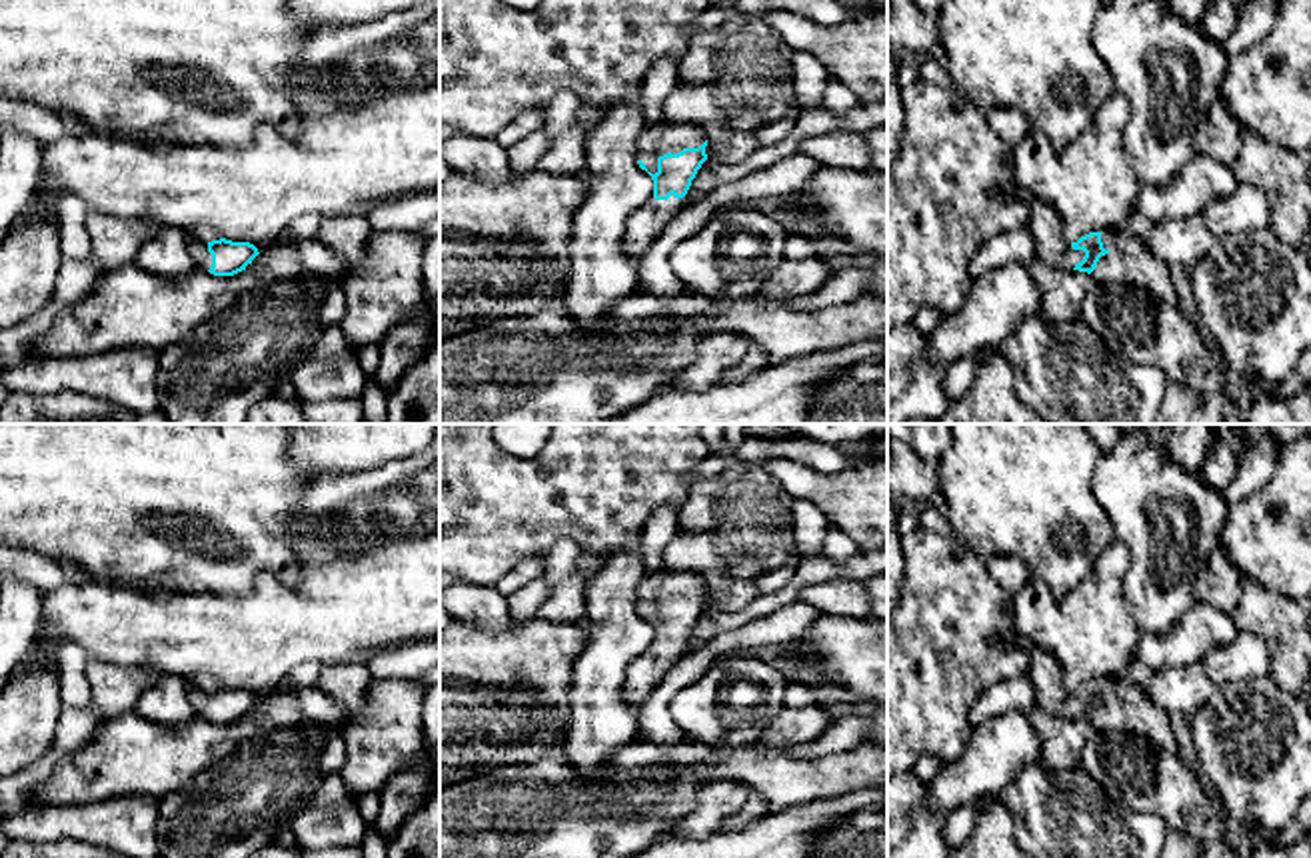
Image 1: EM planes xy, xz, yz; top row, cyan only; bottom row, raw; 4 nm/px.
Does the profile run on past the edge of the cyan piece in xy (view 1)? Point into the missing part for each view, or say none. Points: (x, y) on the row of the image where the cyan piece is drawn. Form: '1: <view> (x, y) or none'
1: xy (202, 258)

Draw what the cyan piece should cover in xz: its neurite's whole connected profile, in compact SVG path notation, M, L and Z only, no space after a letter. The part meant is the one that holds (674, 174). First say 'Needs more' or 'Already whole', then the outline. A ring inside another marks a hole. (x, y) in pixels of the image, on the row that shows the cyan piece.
Needs more. M675 122L646 126L636 140L638 164L654 180L654 194L628 218L624 252L640 260L661 236L677 212L705 154L707 136L701 128Z

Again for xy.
Needs more. M188 238L188 250L194 264L214 276L234 276L246 270L246 266L260 254L250 242L232 242L226 238L212 242Z

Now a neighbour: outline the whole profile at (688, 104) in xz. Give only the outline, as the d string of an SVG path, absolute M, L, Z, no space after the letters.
M713 84L675 88L665 100L661 122L701 128L707 136L707 160L735 164L757 150L755 132L725 132L727 116L715 102Z

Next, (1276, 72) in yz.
M1281 0L1273 28L1243 52L1227 54L1217 98L1243 130L1291 152L1311 152L1311 0Z

